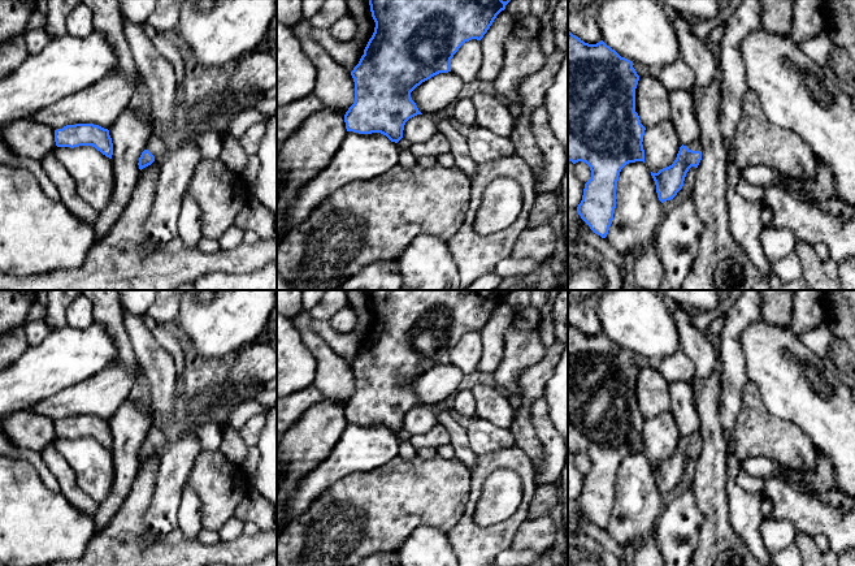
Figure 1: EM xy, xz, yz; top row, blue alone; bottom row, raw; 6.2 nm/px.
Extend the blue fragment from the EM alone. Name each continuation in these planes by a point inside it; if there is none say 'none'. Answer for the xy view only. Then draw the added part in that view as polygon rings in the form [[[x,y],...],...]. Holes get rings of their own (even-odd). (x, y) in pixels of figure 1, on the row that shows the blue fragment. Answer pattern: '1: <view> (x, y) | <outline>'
1: xy (156, 146) | [[[157,131],[156,134],[153,134],[148,141],[146,150],[148,150],[155,156],[155,159],[160,157],[165,151],[162,133]]]

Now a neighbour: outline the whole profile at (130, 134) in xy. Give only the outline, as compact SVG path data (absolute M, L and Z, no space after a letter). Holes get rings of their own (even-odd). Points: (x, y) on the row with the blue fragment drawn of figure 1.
M126 109L109 129L113 143L114 187L110 202L94 224L96 239L110 232L130 202L140 176L139 157L157 131L153 122L143 121L133 109Z

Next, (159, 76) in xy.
M123 20L123 34L133 55L136 70L144 79L151 99L153 124L160 133L175 129L177 78L170 61L155 47L143 29L133 21Z

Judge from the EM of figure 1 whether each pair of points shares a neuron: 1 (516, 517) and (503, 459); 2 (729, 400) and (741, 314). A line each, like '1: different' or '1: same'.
1: same
2: same

